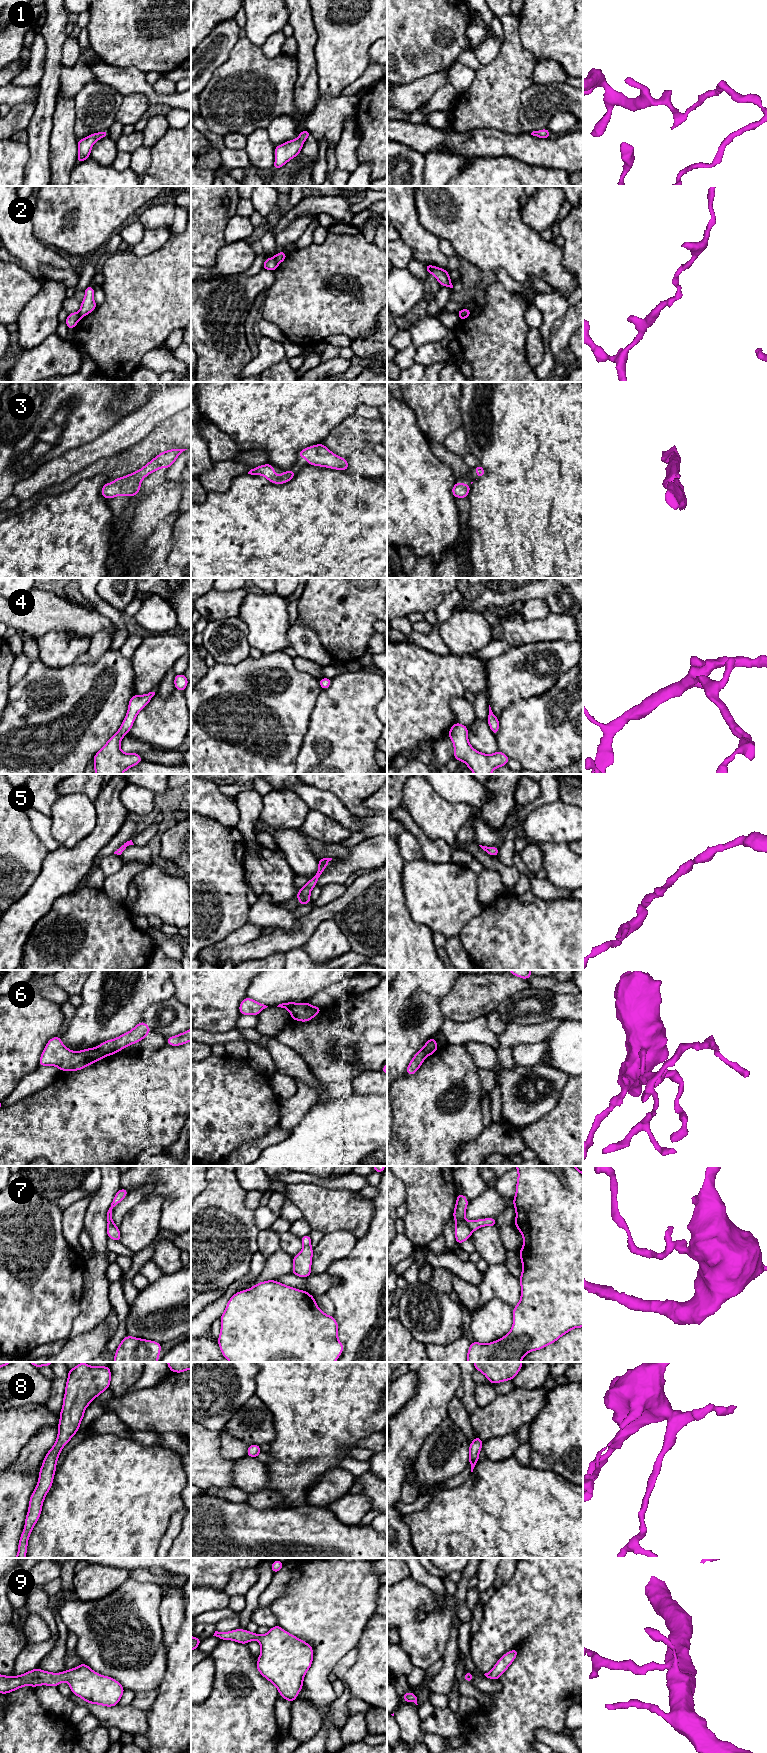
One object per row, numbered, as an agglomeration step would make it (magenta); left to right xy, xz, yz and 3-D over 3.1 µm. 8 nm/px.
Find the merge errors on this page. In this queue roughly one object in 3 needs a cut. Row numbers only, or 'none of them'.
2, 6, 7

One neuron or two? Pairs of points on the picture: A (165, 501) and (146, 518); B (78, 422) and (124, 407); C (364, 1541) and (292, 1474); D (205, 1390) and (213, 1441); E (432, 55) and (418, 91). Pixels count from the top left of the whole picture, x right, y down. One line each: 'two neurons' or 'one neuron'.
A: one neuron
B: two neurons
C: two neurons
D: two neurons
E: two neurons

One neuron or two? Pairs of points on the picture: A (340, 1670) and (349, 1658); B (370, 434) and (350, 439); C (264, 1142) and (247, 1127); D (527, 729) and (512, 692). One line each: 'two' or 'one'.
A: one
B: one
C: two
D: two

